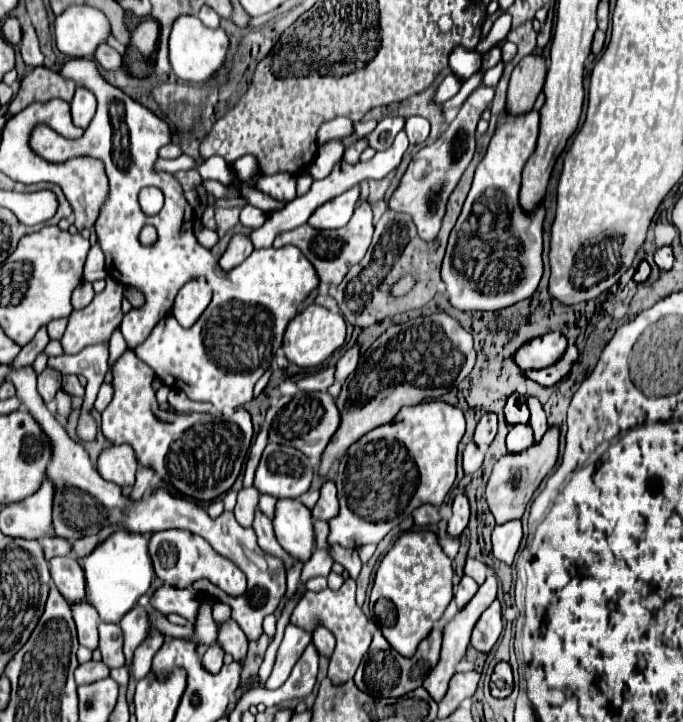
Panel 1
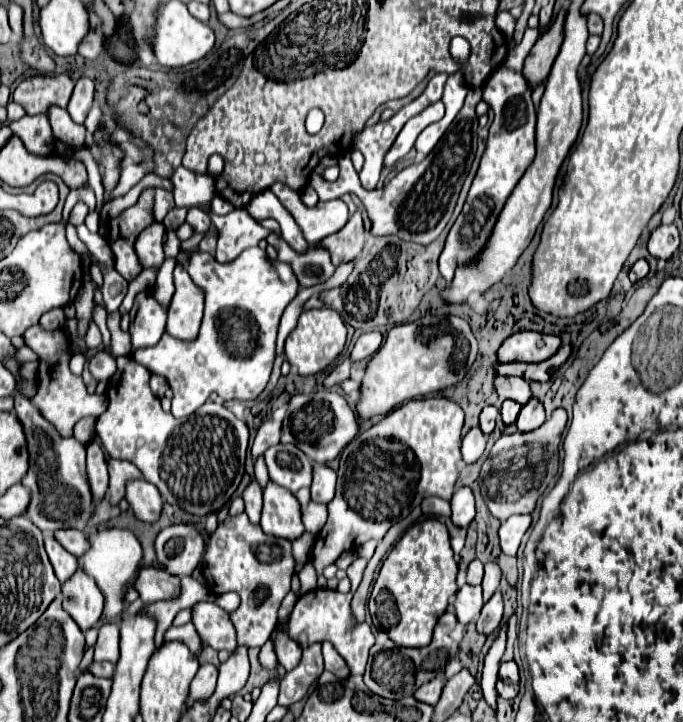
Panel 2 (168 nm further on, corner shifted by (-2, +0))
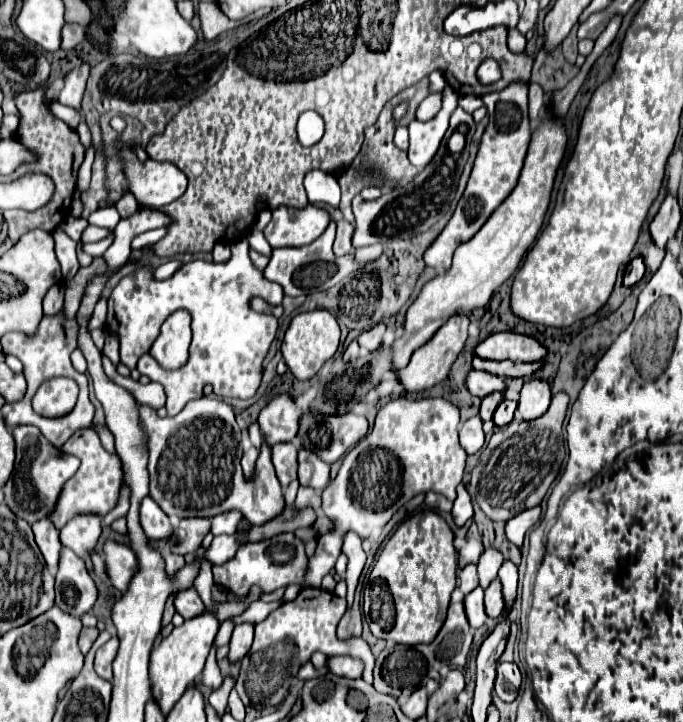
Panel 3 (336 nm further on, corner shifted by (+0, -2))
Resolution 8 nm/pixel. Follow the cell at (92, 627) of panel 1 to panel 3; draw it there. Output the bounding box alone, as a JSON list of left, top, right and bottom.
[56,546,98,616]

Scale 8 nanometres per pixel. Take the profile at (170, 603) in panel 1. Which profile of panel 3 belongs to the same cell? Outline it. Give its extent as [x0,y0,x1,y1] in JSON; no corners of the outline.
[102,540,138,592]

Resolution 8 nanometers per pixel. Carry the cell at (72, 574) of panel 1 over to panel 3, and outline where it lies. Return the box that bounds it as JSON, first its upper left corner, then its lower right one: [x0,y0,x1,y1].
[32,518,60,572]

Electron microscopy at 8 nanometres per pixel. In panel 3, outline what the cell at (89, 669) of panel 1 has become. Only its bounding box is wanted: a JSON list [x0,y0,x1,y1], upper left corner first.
[94,634,118,680]

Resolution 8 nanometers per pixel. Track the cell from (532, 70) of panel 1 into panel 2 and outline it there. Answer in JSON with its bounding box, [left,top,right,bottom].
[522,10,564,90]

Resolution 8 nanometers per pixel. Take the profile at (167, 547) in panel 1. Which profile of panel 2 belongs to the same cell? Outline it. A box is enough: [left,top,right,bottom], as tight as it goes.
[154,524,204,576]

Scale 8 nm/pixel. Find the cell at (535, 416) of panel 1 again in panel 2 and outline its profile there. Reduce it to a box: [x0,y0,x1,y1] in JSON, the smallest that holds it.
[496,376,532,404]

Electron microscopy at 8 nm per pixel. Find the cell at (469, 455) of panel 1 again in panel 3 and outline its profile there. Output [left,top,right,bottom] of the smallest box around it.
[460,416,484,454]

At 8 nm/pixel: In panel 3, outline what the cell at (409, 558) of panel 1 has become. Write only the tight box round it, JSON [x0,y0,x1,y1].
[370,508,458,644]

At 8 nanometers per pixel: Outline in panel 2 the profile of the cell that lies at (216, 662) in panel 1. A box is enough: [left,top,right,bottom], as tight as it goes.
[188,662,218,706]

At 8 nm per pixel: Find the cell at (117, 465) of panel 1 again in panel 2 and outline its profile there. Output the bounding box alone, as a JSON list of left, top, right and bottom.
[126,480,162,522]

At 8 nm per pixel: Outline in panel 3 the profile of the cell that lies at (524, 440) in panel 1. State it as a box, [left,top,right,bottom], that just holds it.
[518,380,552,420]

